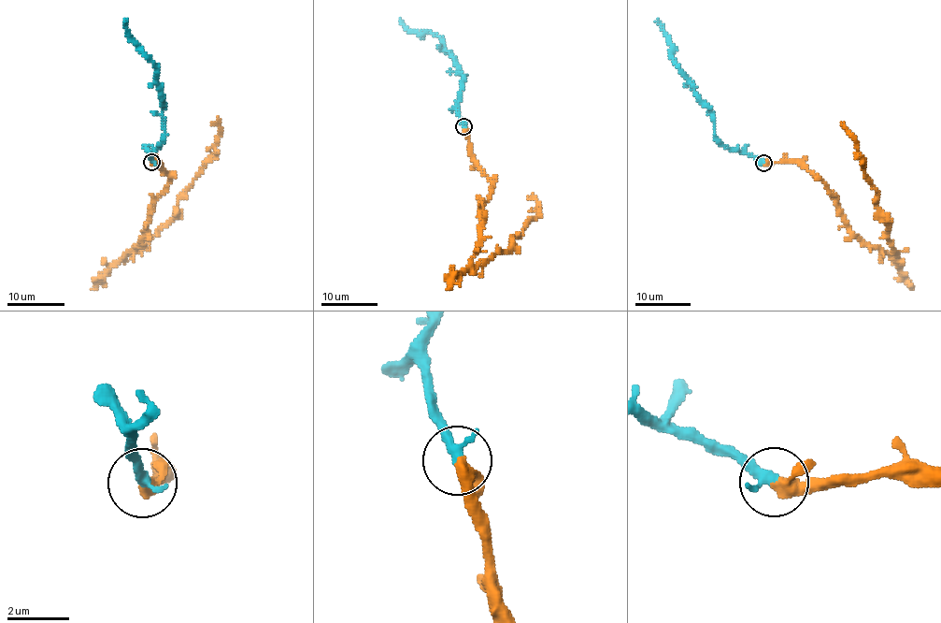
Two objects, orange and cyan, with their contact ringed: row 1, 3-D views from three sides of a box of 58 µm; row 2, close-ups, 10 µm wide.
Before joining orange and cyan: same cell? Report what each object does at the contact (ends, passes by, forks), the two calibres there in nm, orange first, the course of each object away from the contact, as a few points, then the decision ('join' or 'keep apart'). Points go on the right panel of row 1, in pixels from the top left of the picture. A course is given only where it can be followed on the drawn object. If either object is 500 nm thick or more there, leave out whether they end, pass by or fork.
orange passes by | cyan ends | 320/400 nm | orange via (762, 163), (803, 165), (837, 198), (843, 222), (855, 234), (895, 258), (877, 192), (841, 123) | cyan via (762, 163), (731, 151), (715, 137), (713, 111), (672, 56), (669, 39), (657, 20) | join

